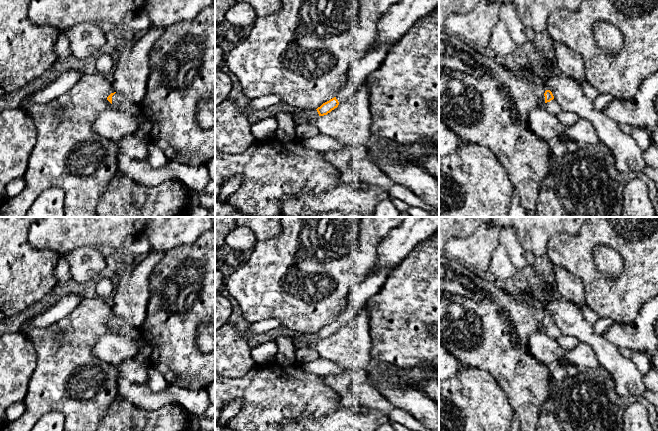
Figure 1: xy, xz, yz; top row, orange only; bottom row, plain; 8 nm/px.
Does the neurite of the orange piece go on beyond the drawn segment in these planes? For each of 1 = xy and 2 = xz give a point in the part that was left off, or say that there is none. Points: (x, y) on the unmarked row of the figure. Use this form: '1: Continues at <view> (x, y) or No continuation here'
1: Continues at xy (144, 349)
2: Continues at xz (358, 296)

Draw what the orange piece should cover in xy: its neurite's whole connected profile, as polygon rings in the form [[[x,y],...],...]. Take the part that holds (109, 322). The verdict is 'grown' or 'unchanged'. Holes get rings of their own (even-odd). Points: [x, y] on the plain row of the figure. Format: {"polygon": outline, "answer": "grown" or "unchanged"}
{"polygon": [[[117,316],[111,317],[107,321],[107,324],[111,328],[127,328],[129,330],[129,336],[134,340],[138,348],[138,352],[135,357],[143,362],[149,361],[149,357],[152,351],[151,346],[139,335],[139,332],[137,330],[131,329],[126,324],[124,319]]], "answer": "grown"}

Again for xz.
{"polygon": [[[391,266],[377,273],[369,274],[364,281],[351,288],[347,296],[347,306],[344,312],[336,321],[316,333],[319,340],[327,339],[337,332],[340,327],[350,322],[365,307],[367,301],[378,293],[395,268],[396,266]]], "answer": "grown"}

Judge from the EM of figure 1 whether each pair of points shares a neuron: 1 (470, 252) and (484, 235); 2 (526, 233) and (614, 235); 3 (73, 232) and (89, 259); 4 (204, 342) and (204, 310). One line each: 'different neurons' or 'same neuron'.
1: same neuron
2: different neurons
3: different neurons
4: different neurons

